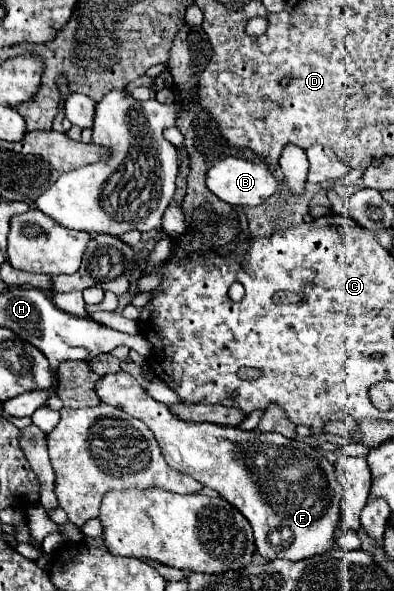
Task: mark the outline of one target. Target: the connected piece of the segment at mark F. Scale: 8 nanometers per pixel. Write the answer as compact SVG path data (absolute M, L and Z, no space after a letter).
M117 371L101 377L97 383L97 395L103 403L121 407L129 415L143 421L153 431L167 465L171 465L181 473L191 475L205 487L215 489L223 499L227 499L233 507L237 507L251 523L255 531L255 547L265 559L303 561L313 555L329 551L337 543L335 537L339 527L341 485L335 477L335 467L321 455L321 451L309 447L307 443L287 439L279 433L263 433L257 429L245 431L239 427L225 427L215 423L183 421L175 417L167 405L155 401L127 371Z

